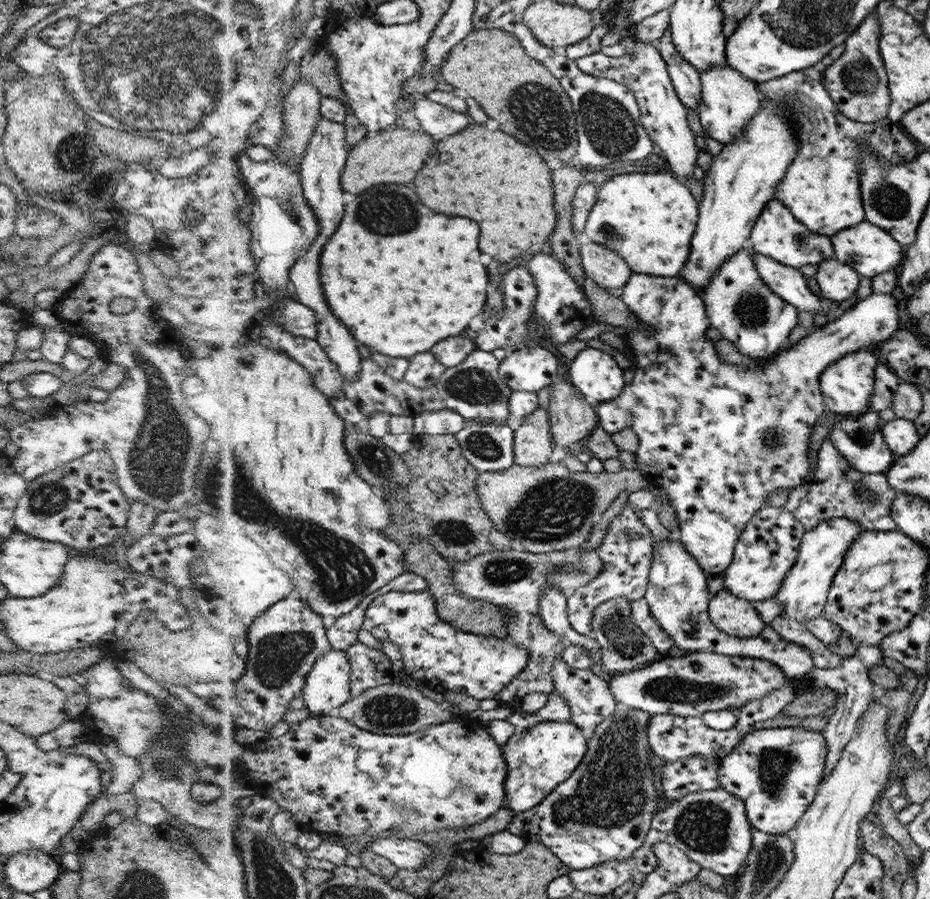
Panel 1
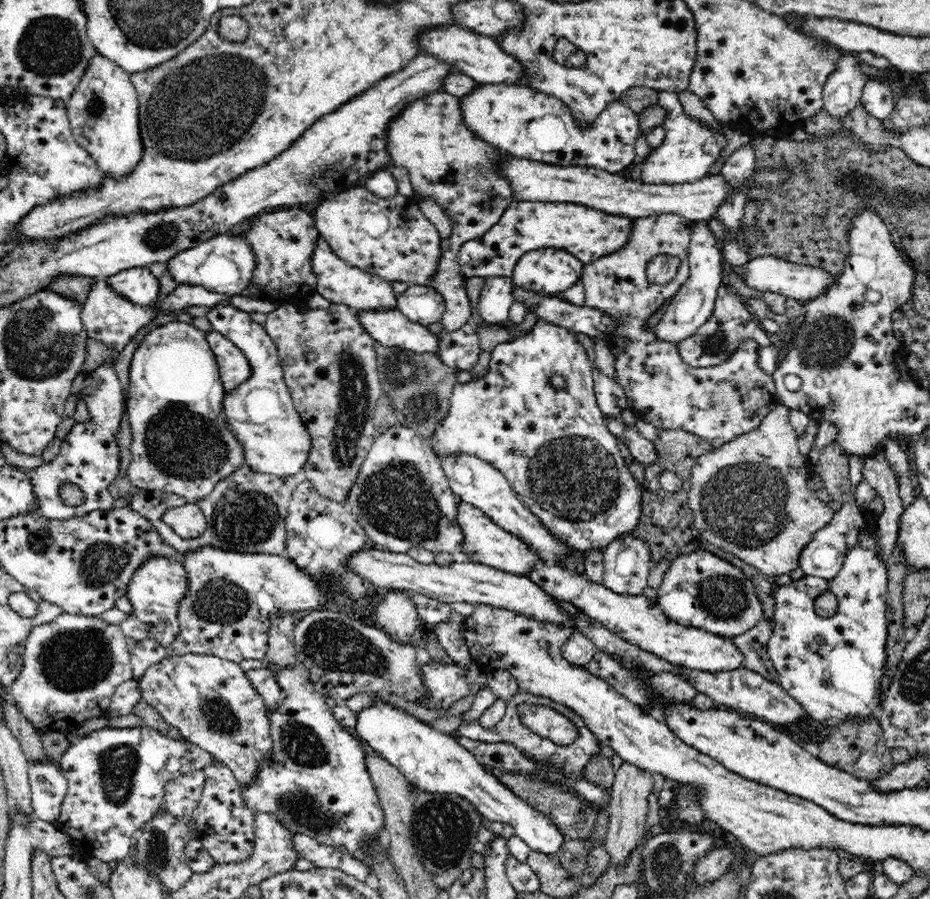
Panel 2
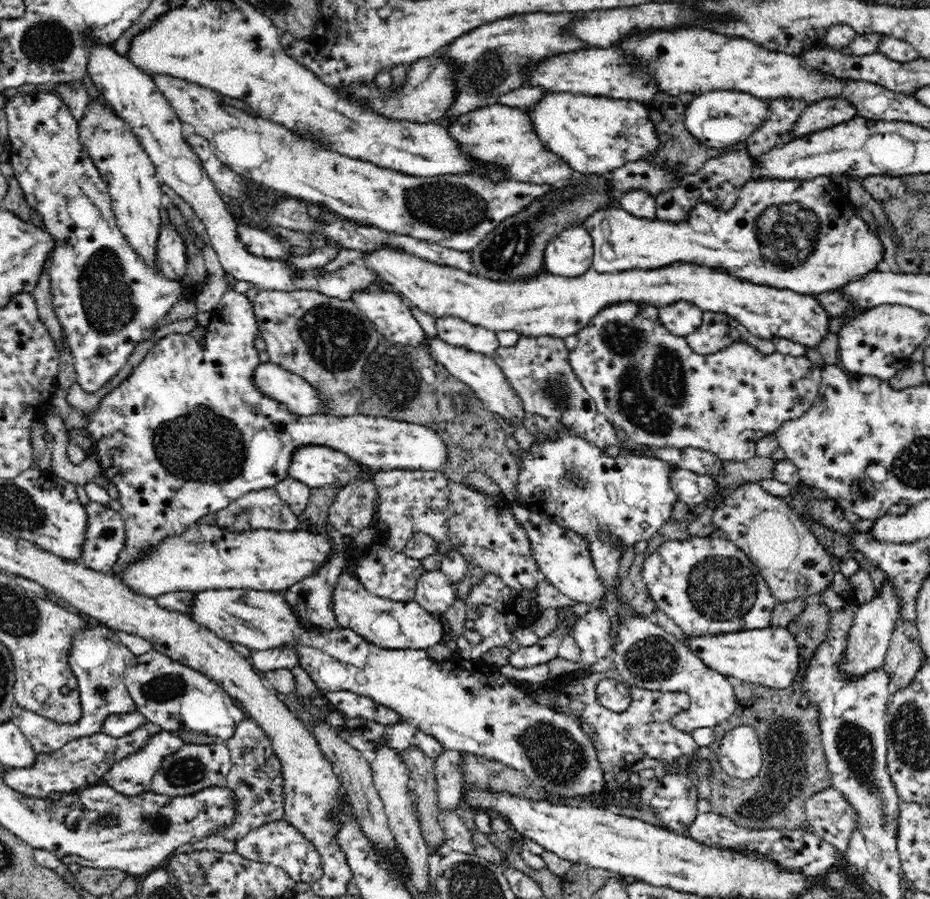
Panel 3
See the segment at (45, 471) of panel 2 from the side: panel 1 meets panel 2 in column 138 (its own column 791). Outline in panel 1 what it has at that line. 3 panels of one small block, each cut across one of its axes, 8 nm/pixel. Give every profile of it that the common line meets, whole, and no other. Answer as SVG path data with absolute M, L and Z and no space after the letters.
M747 246L738 254L730 257L717 270L710 285L706 287L701 296L708 311L709 322L712 324L710 328L718 330L723 338L733 342L740 354L750 359L767 359L788 345L789 335L800 324L800 311L792 303L786 303L786 300L782 299L776 291L770 290L769 284L761 278L760 271L757 270L754 253L756 252Z

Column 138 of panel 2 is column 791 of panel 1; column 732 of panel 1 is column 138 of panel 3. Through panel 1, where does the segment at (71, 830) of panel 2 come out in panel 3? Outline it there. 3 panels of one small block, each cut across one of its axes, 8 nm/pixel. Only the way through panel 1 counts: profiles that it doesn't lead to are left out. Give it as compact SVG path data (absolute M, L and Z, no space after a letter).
M161 730L150 735L146 744L134 754L118 761L102 778L100 784L115 788L126 796L151 792L152 778L161 760L184 745L176 732Z

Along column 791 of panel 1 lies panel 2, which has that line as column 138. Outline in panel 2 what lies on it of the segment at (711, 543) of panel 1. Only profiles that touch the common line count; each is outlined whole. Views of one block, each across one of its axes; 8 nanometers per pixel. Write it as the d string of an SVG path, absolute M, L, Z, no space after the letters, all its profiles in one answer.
M177 320L153 328L138 345L132 358L129 380L125 411L130 422L132 442L126 473L133 488L149 492L158 490L197 502L206 498L216 484L243 466L244 447L227 423L226 414L223 414L223 398L227 392L206 332Z

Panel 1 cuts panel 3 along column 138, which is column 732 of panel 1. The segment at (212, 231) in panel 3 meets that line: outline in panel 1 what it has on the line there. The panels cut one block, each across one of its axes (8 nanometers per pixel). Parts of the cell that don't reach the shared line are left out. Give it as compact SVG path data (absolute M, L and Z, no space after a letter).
M727 64L703 70L700 74L702 86L700 95L702 98L700 99L698 116L700 124L703 126L703 132L722 145L730 144L745 132L749 120L754 118L757 110L761 108L763 98L757 91L757 83Z

